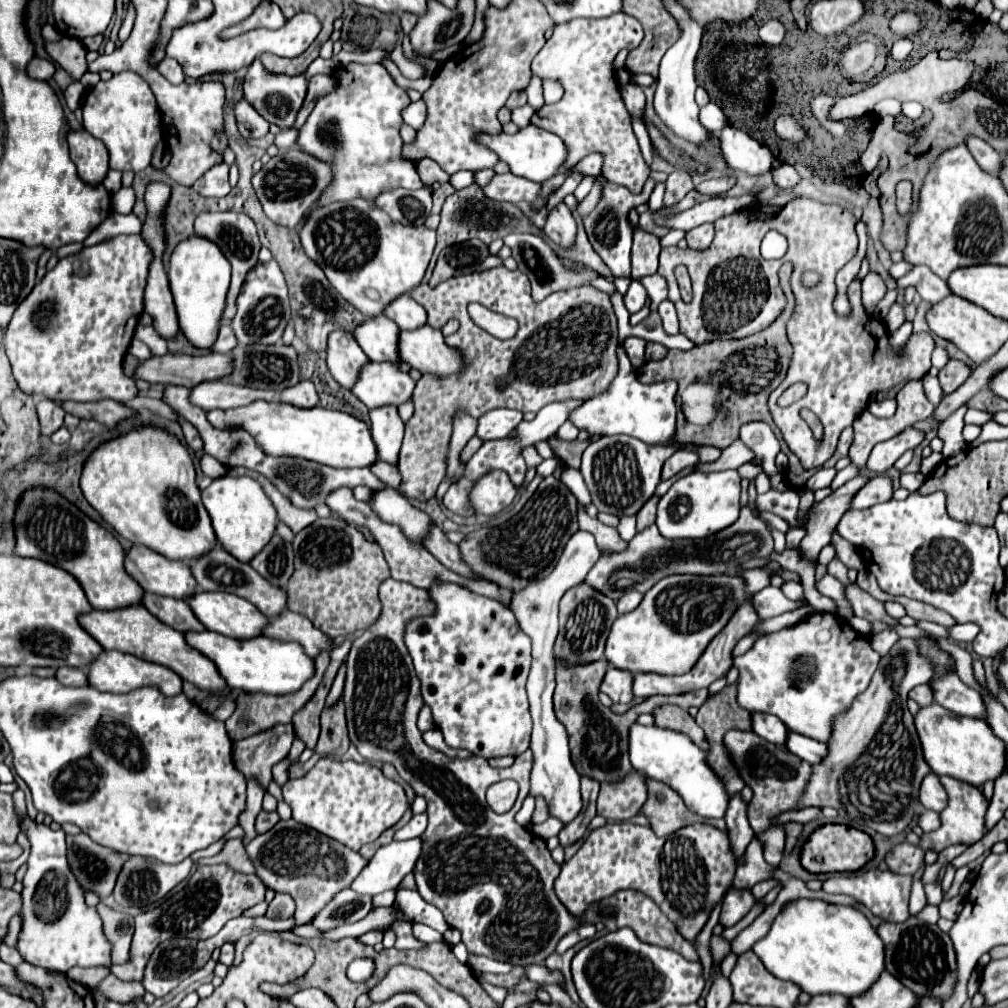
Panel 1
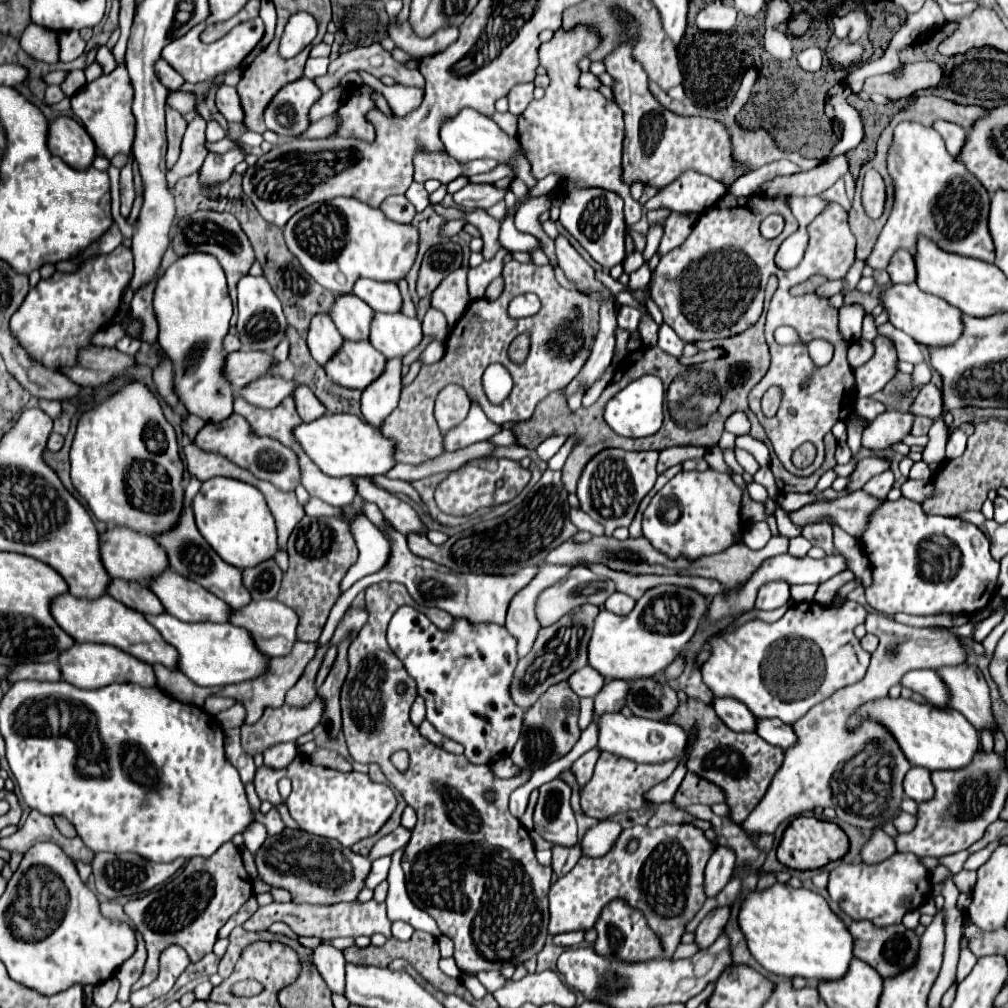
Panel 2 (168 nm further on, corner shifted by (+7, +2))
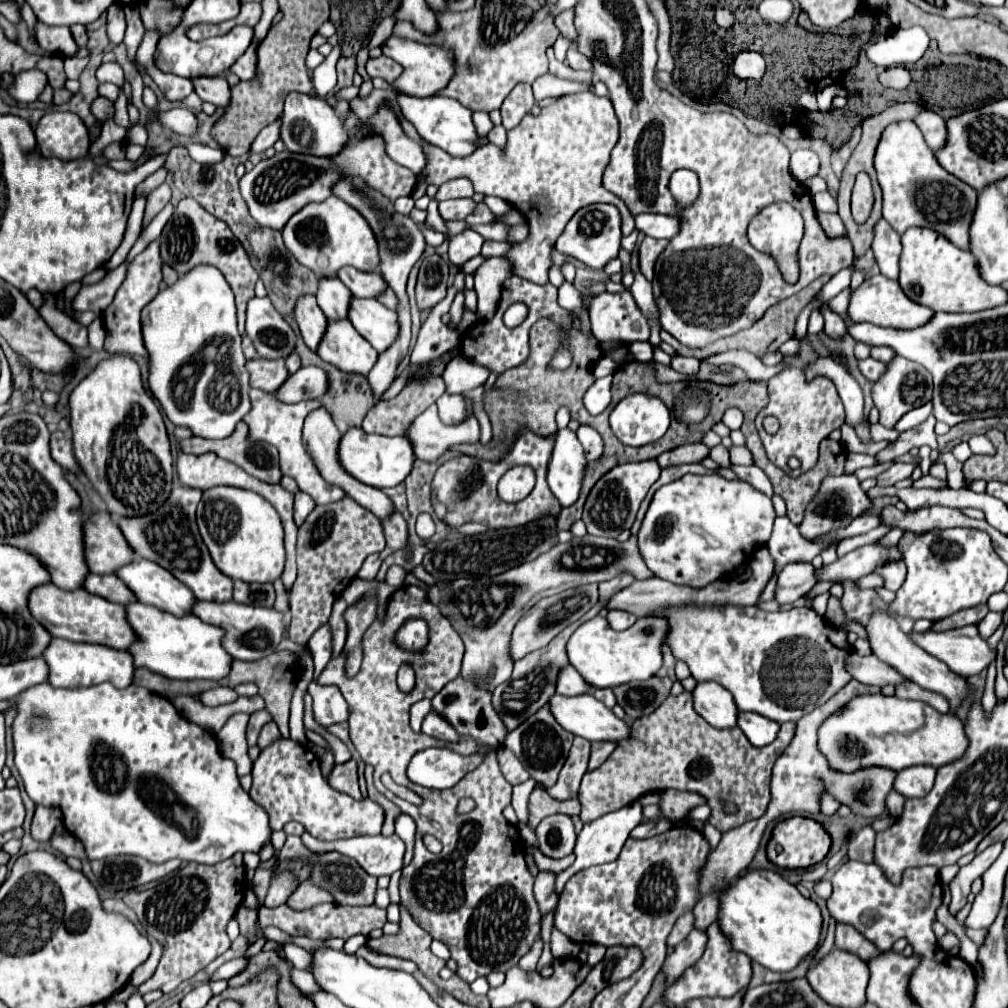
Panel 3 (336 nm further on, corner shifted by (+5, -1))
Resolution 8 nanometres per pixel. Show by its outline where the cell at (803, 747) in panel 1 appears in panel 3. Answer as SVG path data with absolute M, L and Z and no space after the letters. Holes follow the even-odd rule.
M739 713L739 727L755 747L765 747L777 739L779 723L757 713Z

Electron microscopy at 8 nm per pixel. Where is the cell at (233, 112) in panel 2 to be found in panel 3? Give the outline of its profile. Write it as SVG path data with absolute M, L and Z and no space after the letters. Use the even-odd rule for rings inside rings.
M217 75L217 77L197 77L193 79L193 85L195 85L195 91L197 95L207 101L207 103L213 103L217 107L229 107L229 101L231 101L231 89L227 85L227 79L223 75Z

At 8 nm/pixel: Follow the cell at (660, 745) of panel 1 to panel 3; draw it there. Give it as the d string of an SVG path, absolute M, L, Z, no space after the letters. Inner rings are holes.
M585 693L585 695L577 695L577 697L563 697L563 695L553 695L549 699L549 705L551 705L551 713L555 715L557 723L567 729L569 733L573 735L579 735L587 741L613 741L613 743L619 743L619 741L625 741L631 733L631 723L625 721L625 719L619 719L615 717L615 713L601 705L601 701L597 701L591 693Z

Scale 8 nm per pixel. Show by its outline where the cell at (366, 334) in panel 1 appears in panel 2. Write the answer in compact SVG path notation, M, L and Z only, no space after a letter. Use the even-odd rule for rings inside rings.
M355 294L335 296L335 304L329 310L329 316L335 322L341 336L355 340L367 340L371 314L373 310L365 302L359 302Z

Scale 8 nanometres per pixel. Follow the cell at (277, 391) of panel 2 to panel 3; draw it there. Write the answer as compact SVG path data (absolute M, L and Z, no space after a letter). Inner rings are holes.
M301 367L285 379L285 385L273 393L281 403L299 403L301 399L317 399L327 389L327 375L319 367Z

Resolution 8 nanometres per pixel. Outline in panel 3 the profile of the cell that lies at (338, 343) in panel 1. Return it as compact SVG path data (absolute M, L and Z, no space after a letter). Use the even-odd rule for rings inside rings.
M305 295L297 301L295 307L295 319L303 333L303 341L311 351L317 351L317 345L321 343L321 337L327 329L327 317L321 313L321 307L317 305L317 299L313 295Z

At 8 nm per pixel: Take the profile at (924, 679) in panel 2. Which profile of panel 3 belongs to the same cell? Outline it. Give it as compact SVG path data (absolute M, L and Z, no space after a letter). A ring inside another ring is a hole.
M853 653L847 661L847 671L853 675L853 679L867 683L867 685L881 685L881 687L893 685L893 687L897 687L907 681L907 677L901 677L901 673L897 673L897 669L879 661L879 657L875 653L865 655L865 657Z

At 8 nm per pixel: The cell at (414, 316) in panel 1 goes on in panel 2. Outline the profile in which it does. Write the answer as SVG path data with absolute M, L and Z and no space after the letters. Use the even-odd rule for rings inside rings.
M359 278L353 286L353 294L379 312L399 312L401 294L395 282L377 282Z

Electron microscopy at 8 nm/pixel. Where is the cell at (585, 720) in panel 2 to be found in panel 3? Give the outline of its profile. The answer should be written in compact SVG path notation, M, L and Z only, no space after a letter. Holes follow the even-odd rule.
M575 737L571 753L569 753L569 757L559 773L559 779L553 787L547 789L547 793L559 801L577 797L581 779L587 771L587 761L589 761L589 741L583 737Z

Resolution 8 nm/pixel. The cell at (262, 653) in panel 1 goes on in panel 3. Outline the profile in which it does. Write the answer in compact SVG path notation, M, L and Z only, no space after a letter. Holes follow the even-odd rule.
M143 603L127 605L127 619L139 637L133 649L129 649L129 653L135 659L135 667L145 665L147 669L171 679L221 681L223 677L229 675L233 657L229 657L229 653L225 653L225 647L221 645L225 629L213 627L195 615L175 617L171 613L165 613L161 609Z

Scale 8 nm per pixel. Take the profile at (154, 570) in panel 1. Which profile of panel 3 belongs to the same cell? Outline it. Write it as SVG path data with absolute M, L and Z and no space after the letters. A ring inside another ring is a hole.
M97 513L83 527L85 557L91 573L111 575L127 563L133 563L135 553L129 549L121 529L109 513Z

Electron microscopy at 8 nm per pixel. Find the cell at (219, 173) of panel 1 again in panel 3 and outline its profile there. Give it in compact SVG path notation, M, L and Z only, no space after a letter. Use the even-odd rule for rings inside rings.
M277 119L275 123L267 125L267 127L255 137L249 153L263 153L267 147L273 147L273 143L279 139L279 125L281 125L279 119Z

